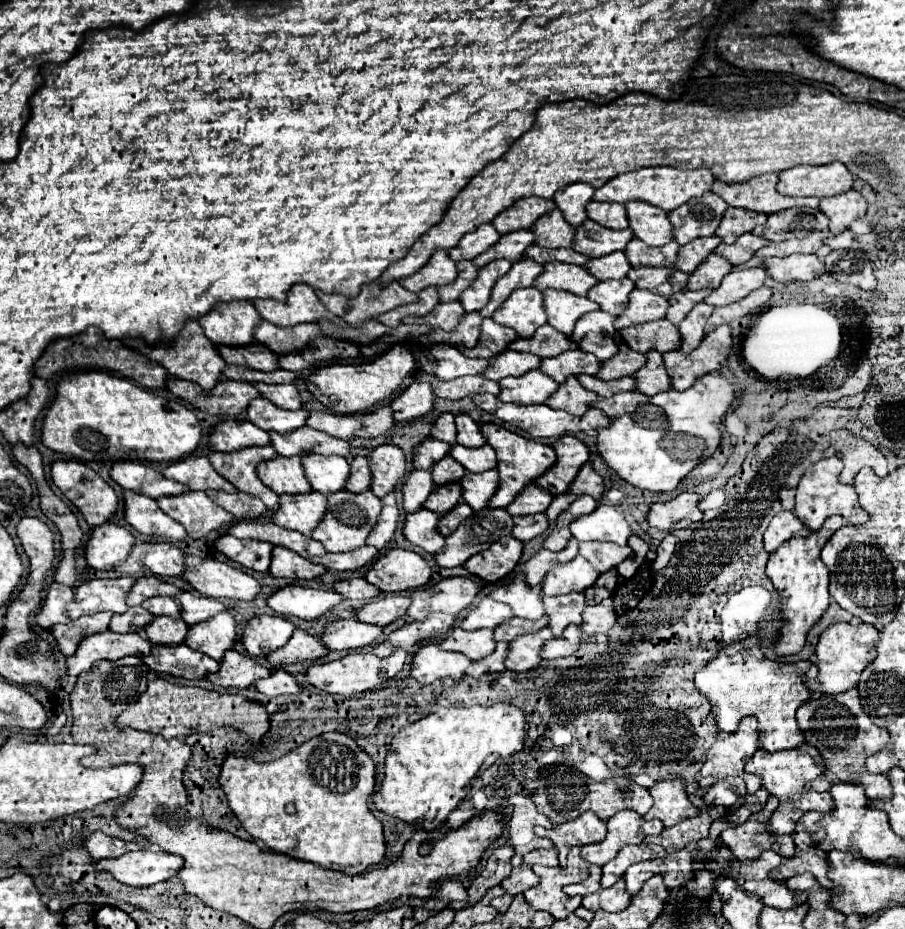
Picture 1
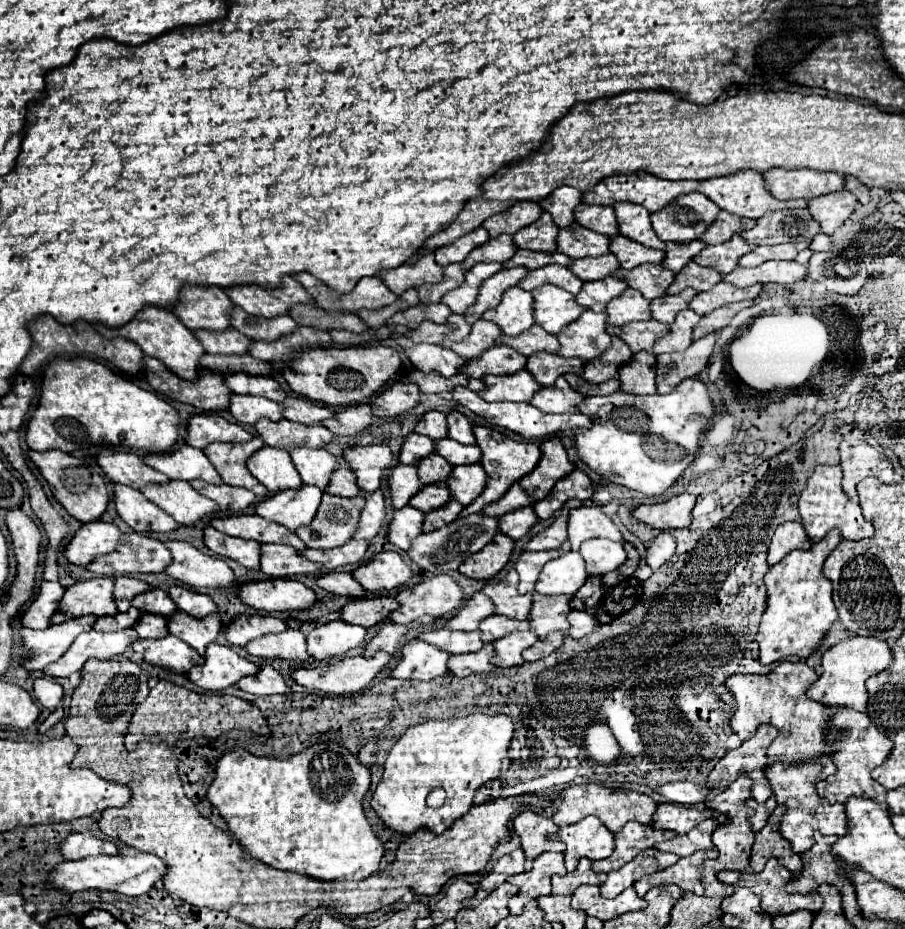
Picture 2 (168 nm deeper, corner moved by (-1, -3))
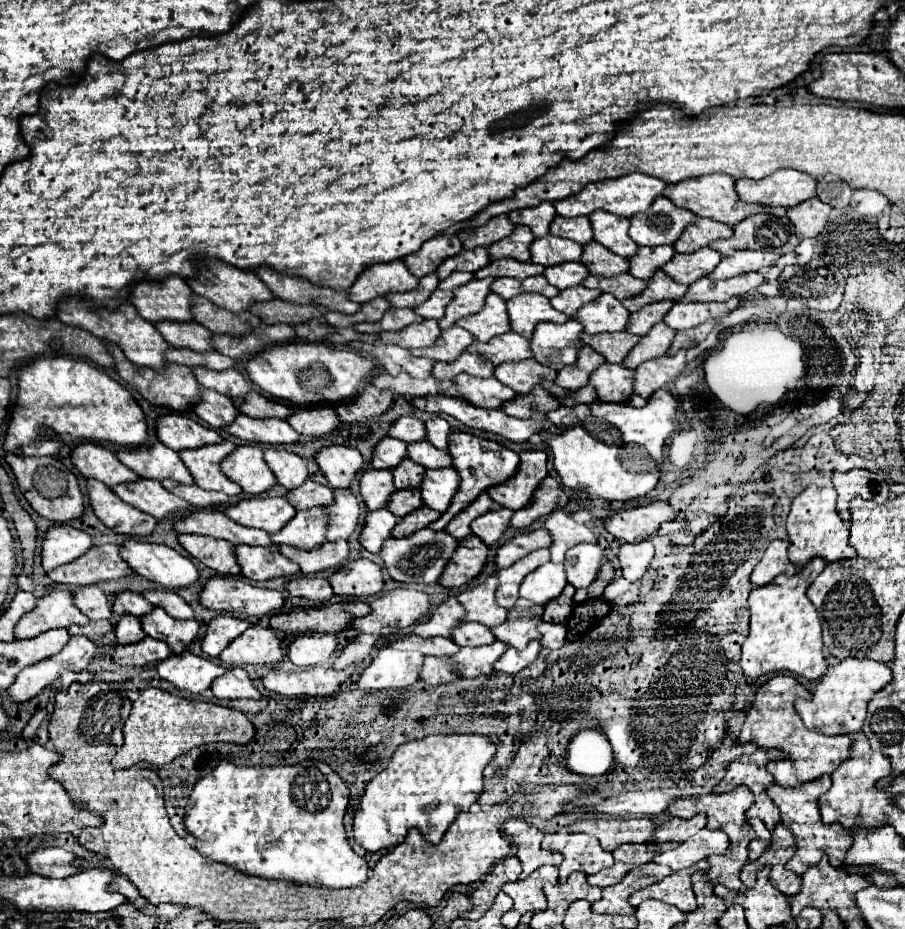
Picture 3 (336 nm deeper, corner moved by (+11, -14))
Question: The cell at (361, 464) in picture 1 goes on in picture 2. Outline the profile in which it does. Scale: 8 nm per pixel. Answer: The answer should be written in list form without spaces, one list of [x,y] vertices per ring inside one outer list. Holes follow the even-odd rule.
[[[337,468],[331,474],[331,484],[325,488],[327,494],[335,494],[335,496],[357,496],[359,494],[359,486],[355,482],[355,474],[349,468]]]

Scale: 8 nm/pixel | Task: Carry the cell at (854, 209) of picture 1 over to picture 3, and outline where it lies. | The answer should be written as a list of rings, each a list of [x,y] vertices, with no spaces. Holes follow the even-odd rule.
[[[813,197],[809,201],[803,201],[801,205],[787,209],[787,217],[793,221],[797,237],[809,239],[809,237],[817,237],[819,231],[825,229],[831,209],[833,209],[831,205],[823,203],[819,197]]]

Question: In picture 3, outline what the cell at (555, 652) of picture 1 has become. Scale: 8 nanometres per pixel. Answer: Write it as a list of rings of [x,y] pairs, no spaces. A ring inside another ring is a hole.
[[[531,641],[523,651],[517,651],[513,647],[509,647],[509,651],[503,655],[503,659],[499,659],[499,663],[495,663],[495,671],[501,673],[519,673],[521,669],[529,667],[537,655],[541,651],[541,643],[539,641]]]

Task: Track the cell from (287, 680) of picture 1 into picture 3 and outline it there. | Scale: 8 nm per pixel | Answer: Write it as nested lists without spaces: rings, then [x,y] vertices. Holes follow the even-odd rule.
[[[235,667],[227,671],[227,675],[215,679],[211,691],[217,699],[261,699],[261,693],[255,689],[247,671],[241,667]]]

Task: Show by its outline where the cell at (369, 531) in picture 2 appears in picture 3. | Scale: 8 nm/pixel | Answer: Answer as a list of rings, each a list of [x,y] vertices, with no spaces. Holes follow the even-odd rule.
[[[349,489],[335,491],[335,503],[331,503],[327,509],[331,515],[331,529],[327,531],[327,541],[349,539],[359,527],[359,499]]]

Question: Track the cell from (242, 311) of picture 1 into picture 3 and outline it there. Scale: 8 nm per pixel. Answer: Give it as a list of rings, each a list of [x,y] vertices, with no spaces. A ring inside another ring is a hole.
[[[167,277],[161,283],[139,283],[131,293],[131,303],[135,305],[139,315],[151,323],[195,321],[191,313],[193,291],[181,277]]]

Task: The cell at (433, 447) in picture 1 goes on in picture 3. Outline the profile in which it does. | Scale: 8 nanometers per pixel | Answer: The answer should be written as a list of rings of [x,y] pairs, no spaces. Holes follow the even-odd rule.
[[[385,437],[377,443],[371,465],[375,469],[395,469],[405,457],[407,457],[407,443],[393,437]]]

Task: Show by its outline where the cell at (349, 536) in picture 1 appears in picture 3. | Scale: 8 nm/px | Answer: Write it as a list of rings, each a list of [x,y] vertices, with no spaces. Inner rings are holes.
[[[315,507],[315,509],[305,509],[297,511],[295,519],[287,523],[279,535],[271,535],[273,543],[277,545],[291,545],[303,551],[311,551],[327,543],[327,527],[329,527],[329,515],[327,507]]]

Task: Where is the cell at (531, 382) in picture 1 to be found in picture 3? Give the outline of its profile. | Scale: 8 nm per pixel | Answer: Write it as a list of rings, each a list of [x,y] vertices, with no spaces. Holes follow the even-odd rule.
[[[459,375],[455,387],[459,389],[461,397],[465,397],[467,403],[481,409],[501,409],[503,403],[515,399],[515,391],[497,381],[495,377],[475,379],[471,375]]]

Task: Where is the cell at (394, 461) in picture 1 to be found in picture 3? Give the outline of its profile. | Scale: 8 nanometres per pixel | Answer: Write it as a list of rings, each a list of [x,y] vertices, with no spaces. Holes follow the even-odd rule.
[[[333,445],[317,453],[317,463],[333,489],[349,489],[357,473],[365,467],[363,455],[345,445]]]

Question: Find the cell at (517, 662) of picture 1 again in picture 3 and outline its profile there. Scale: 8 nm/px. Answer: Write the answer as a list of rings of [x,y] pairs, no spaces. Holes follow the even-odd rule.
[[[495,641],[487,647],[463,647],[453,659],[459,663],[459,675],[461,677],[479,677],[479,675],[491,675],[495,661],[509,649],[507,643]]]

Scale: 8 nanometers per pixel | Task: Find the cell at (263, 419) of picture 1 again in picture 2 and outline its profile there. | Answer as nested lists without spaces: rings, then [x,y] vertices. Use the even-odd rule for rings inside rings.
[[[231,394],[231,406],[229,412],[233,418],[241,424],[255,424],[259,418],[269,418],[269,420],[281,420],[283,410],[277,402],[271,402],[261,396],[239,396]]]

